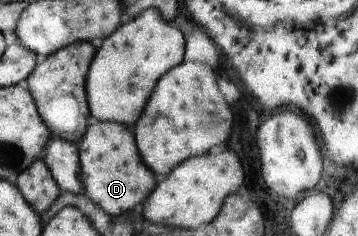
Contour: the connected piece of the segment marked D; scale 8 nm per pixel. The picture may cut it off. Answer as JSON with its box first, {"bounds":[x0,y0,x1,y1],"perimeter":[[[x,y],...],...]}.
{"bounds":[79,120,154,217],"perimeter":[[[91,120],[82,137],[79,147],[80,172],[83,194],[106,214],[119,217],[125,212],[138,210],[138,204],[154,190],[154,174],[144,166],[138,156],[138,148],[132,128],[114,121]]]}

